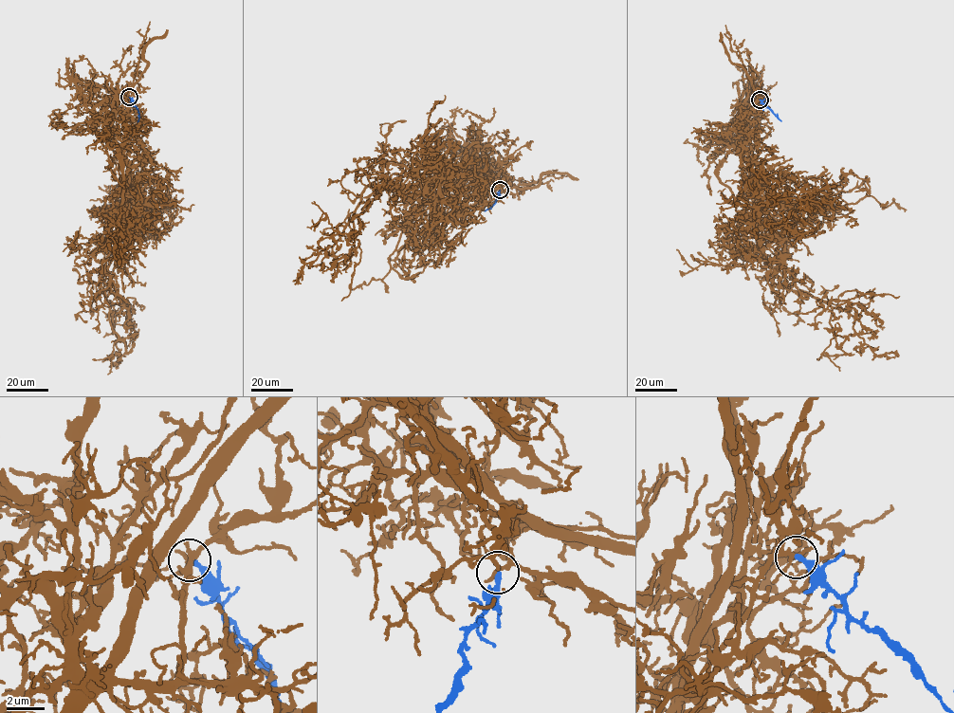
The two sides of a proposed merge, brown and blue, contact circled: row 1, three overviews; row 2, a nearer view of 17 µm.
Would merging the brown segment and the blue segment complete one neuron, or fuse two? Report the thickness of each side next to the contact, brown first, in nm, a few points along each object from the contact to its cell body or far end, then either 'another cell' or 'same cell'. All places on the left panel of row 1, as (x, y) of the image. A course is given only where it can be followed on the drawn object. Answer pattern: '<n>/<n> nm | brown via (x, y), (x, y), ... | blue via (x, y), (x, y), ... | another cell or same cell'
170/240 nm | brown via (129, 97), (127, 110), (110, 129), (127, 167), (127, 198), (100, 289), (113, 311), (117, 367) | blue via (129, 97), (138, 115), (137, 121) | same cell

